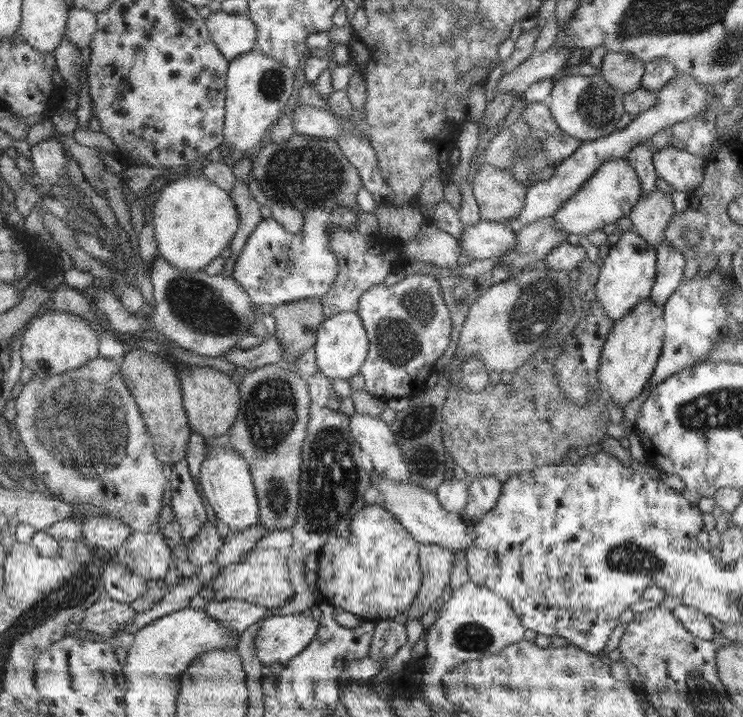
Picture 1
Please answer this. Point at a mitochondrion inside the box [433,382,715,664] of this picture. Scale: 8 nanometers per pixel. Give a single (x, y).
(624, 558)

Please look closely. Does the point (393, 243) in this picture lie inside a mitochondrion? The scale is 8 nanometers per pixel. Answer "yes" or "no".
no

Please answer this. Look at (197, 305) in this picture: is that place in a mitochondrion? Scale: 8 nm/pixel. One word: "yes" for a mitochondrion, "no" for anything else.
yes

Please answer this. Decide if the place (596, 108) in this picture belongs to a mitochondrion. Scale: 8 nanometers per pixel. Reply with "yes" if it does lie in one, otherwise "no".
yes

